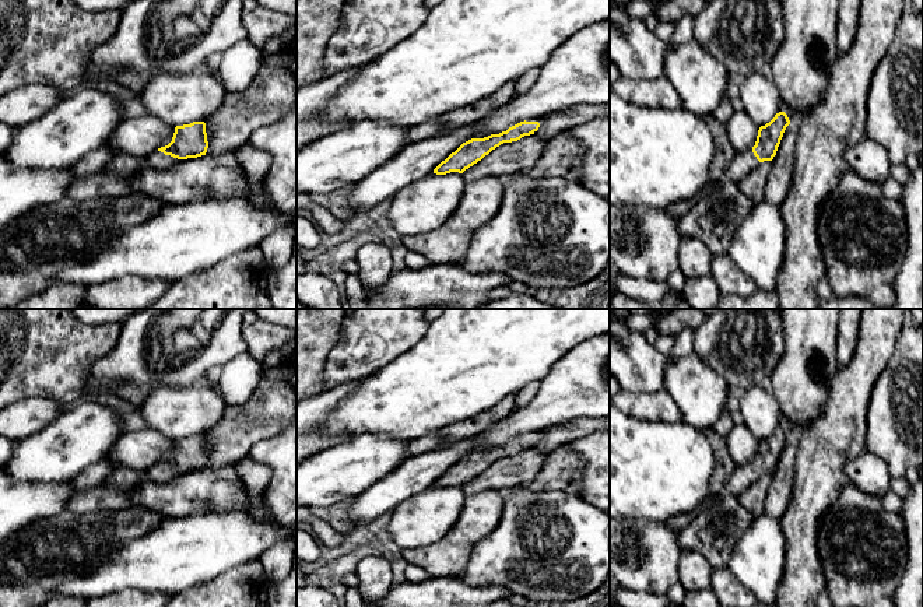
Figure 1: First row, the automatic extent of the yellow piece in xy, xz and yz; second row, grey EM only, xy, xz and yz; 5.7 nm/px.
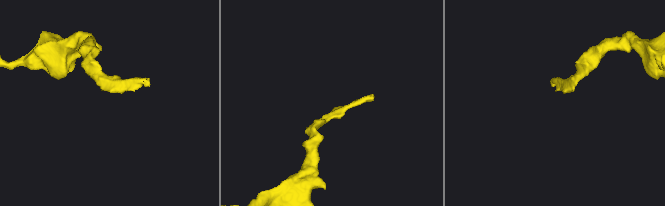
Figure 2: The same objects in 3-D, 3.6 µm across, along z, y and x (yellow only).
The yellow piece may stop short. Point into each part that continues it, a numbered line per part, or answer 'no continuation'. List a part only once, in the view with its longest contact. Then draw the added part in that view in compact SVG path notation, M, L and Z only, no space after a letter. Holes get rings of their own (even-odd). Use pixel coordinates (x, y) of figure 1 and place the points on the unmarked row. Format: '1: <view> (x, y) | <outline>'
1: xy (158, 473) | M155 464L145 471L145 476L150 480L157 481L157 483L169 483L183 474L186 474L186 473L178 473L171 469L165 469L161 464Z

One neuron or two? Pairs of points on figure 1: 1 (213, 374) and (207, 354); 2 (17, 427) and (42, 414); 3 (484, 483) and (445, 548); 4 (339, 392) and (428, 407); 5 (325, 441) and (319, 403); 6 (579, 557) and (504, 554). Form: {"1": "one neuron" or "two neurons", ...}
{"1": "two neurons", "2": "one neuron", "3": "two neurons", "4": "two neurons", "5": "one neuron", "6": "one neuron"}

